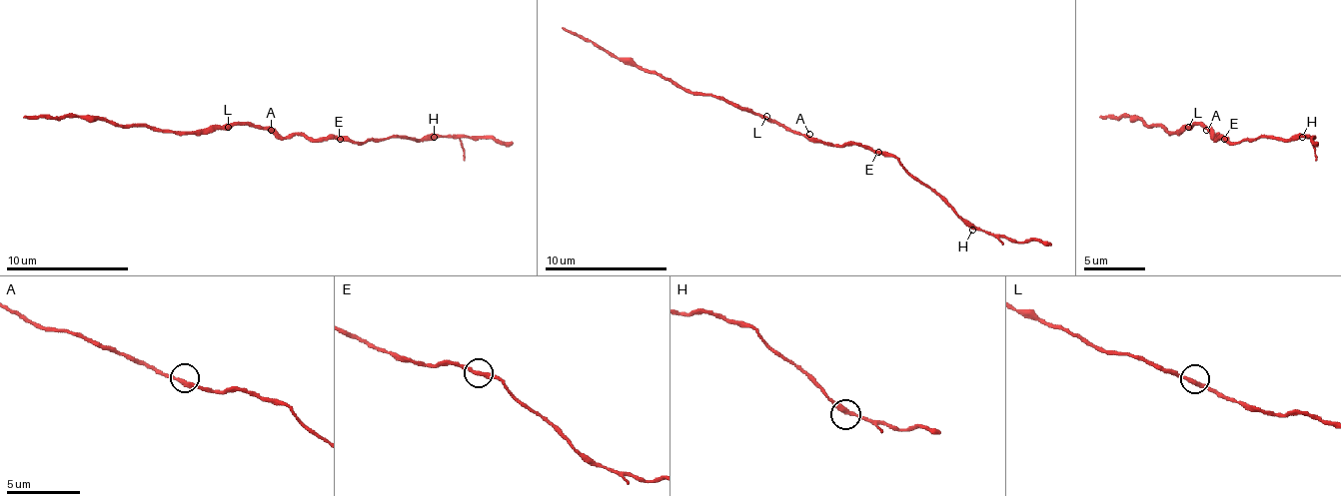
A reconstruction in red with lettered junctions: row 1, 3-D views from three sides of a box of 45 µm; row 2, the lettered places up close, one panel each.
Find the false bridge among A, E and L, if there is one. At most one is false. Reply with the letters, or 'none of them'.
E

